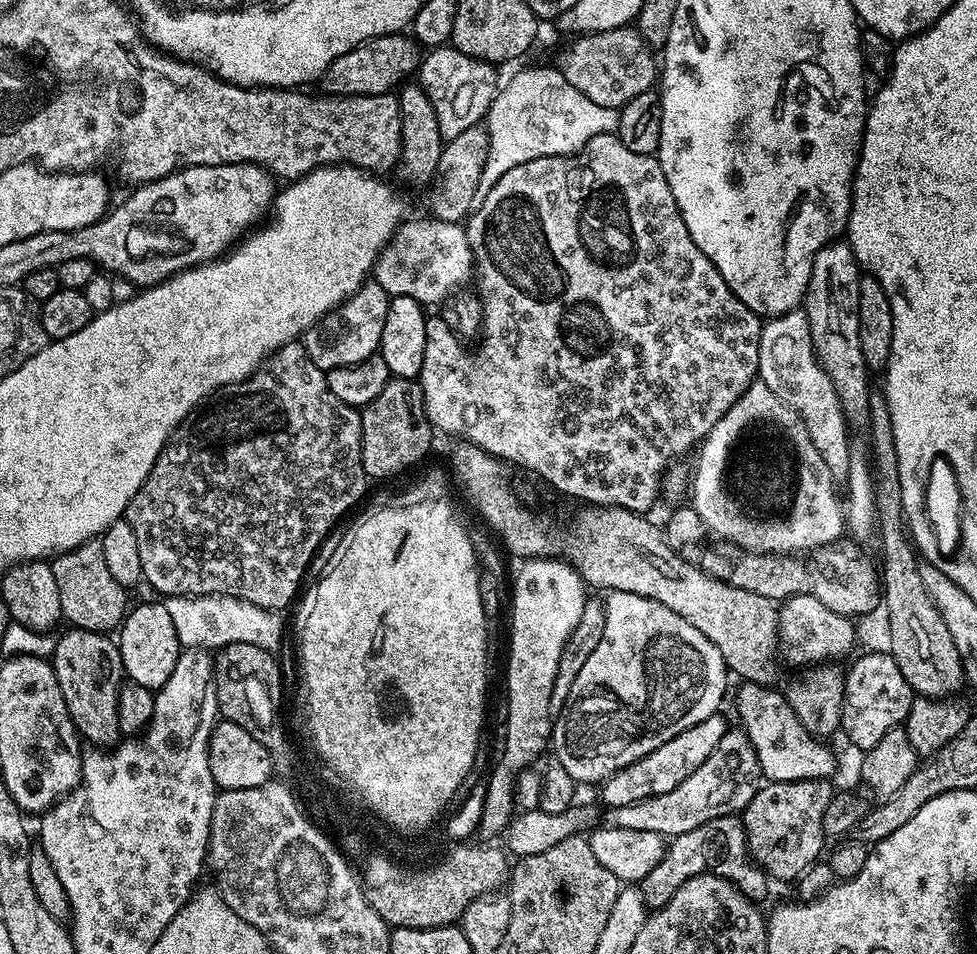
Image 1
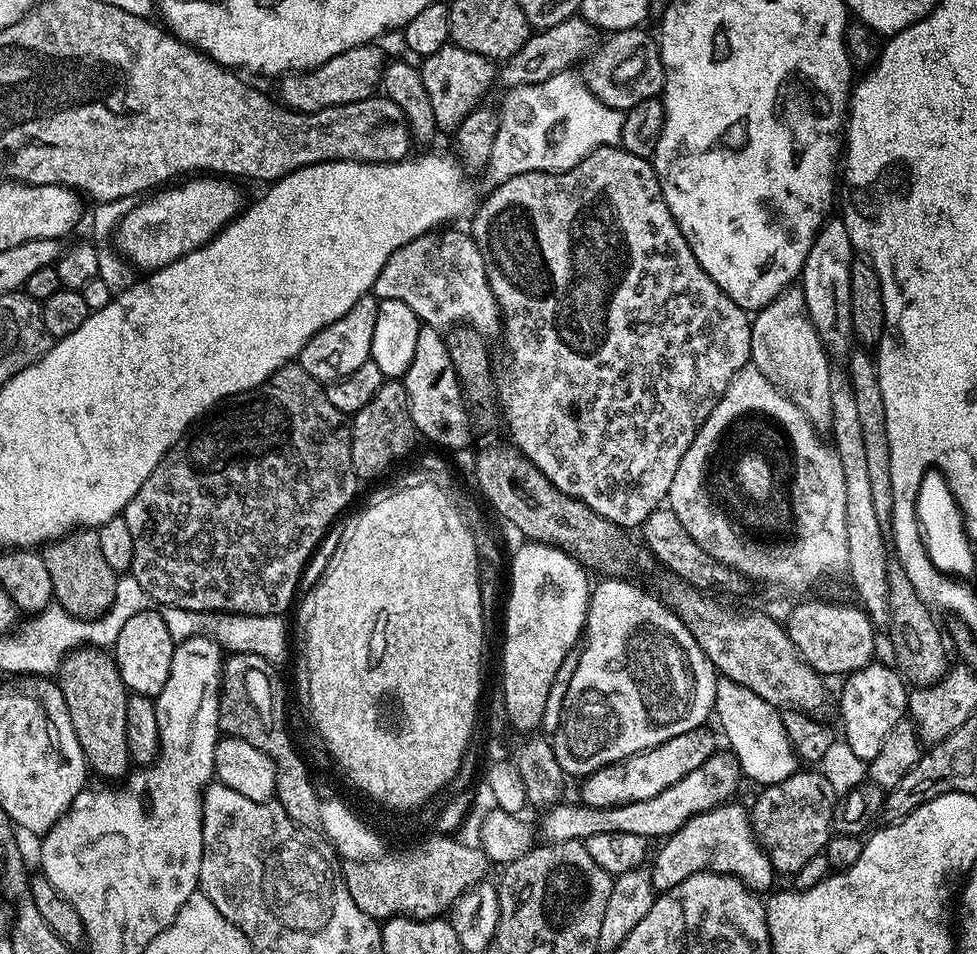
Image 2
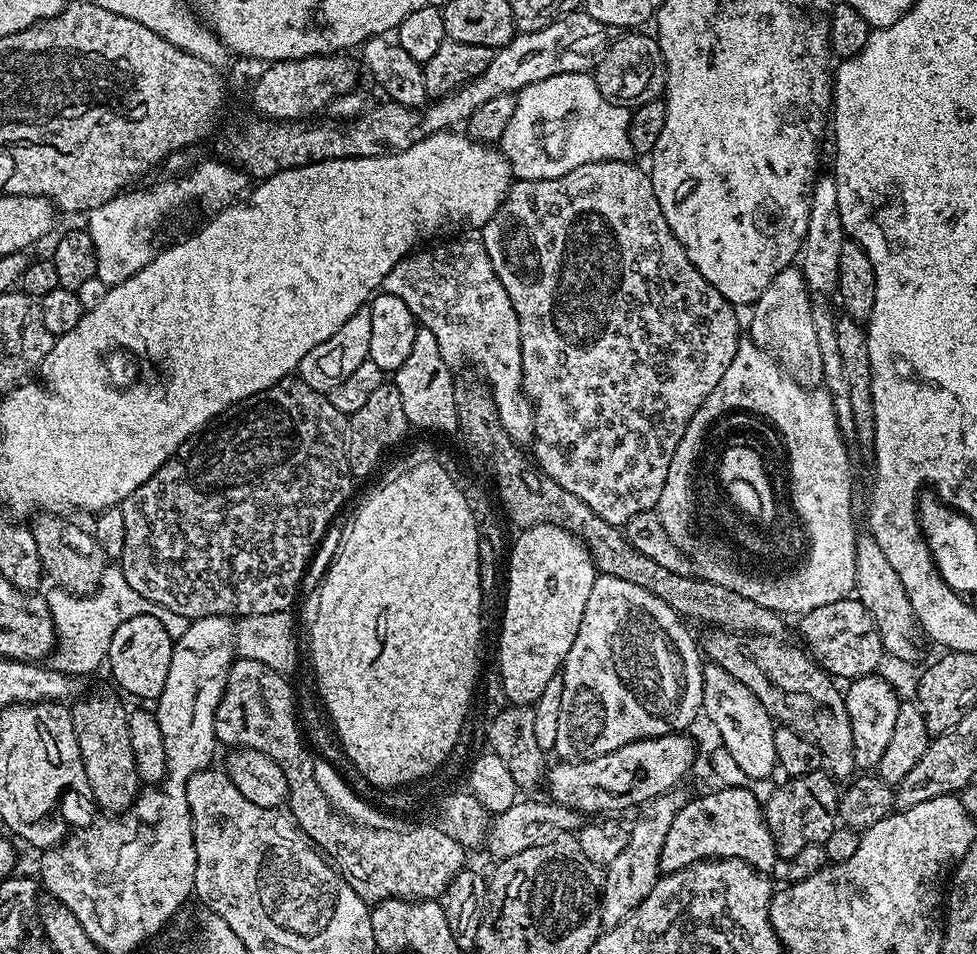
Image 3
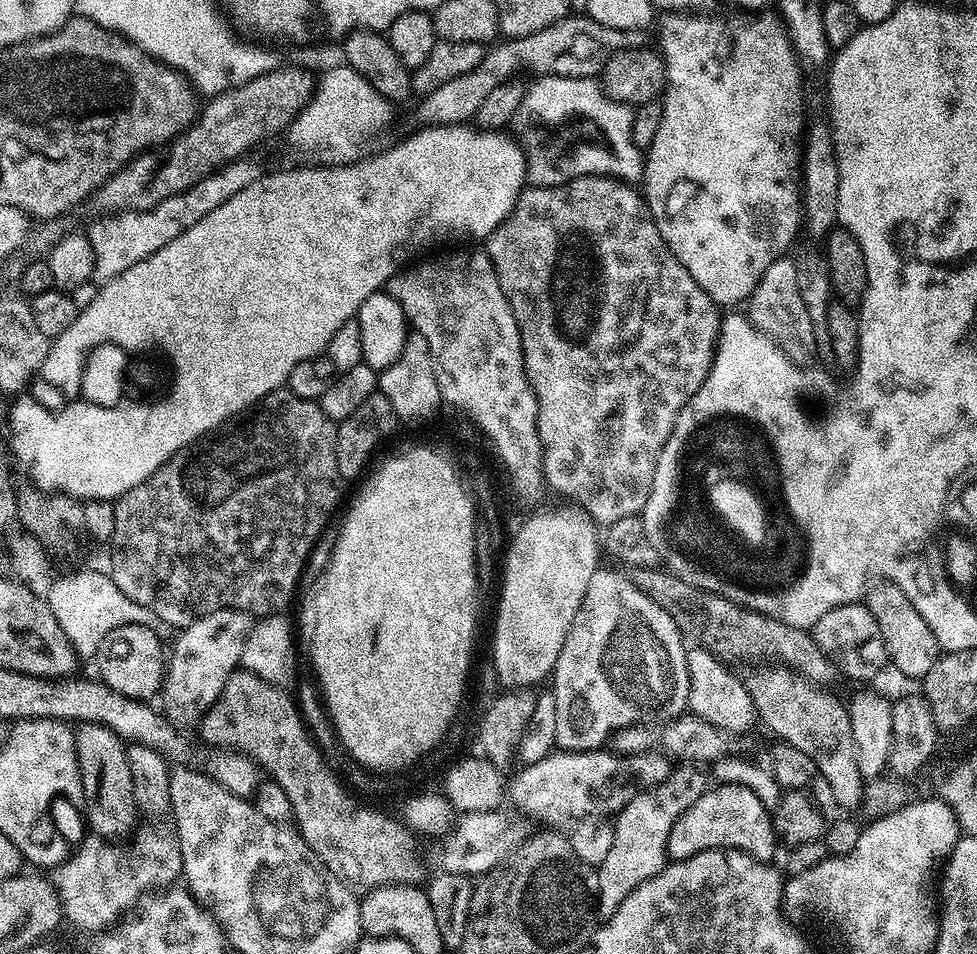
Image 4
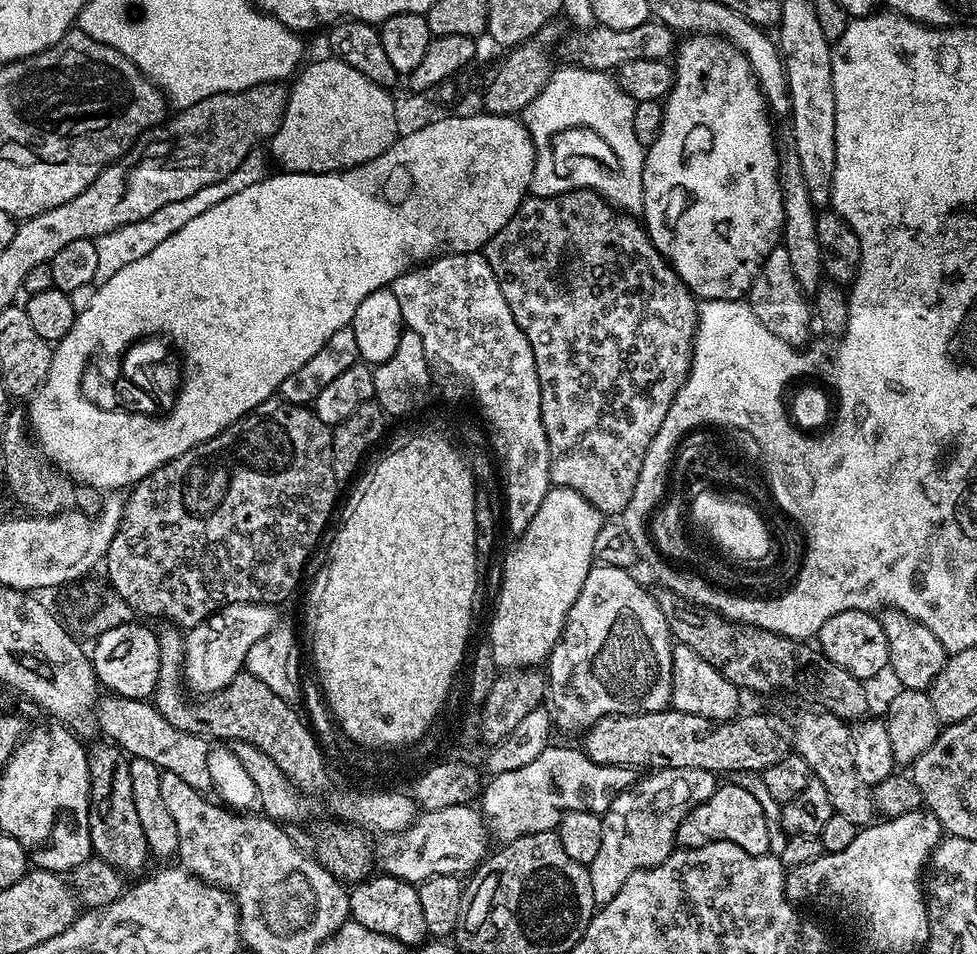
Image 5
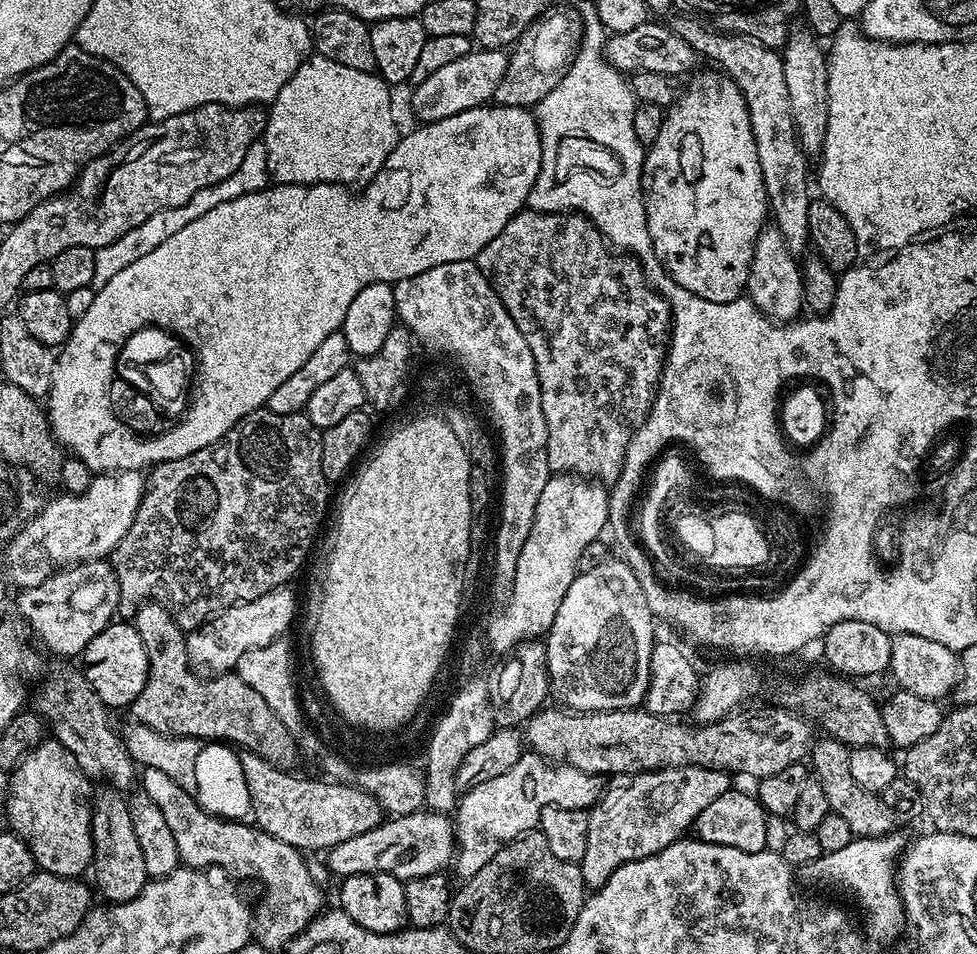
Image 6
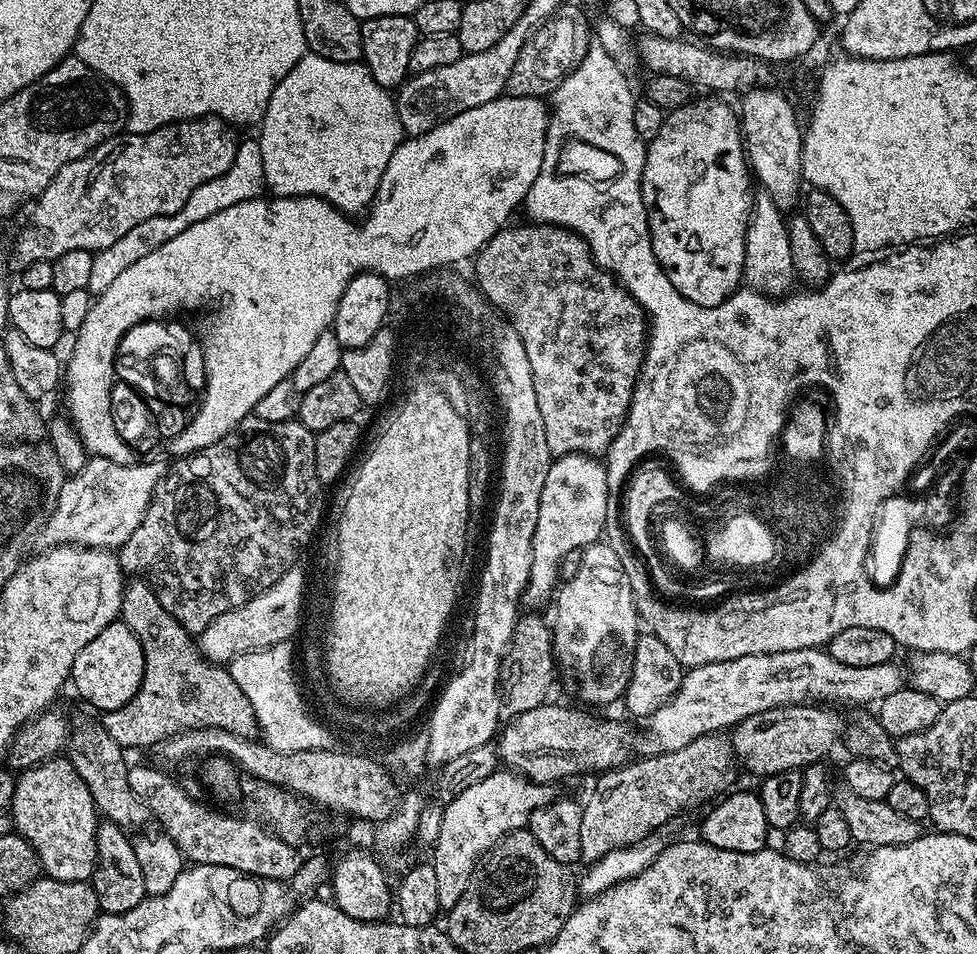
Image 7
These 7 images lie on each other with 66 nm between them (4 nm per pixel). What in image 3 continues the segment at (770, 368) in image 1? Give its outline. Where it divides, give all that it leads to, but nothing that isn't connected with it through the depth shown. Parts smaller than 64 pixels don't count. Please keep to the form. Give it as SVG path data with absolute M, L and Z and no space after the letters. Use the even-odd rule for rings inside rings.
M799 267L783 268L770 282L752 306L750 318L749 341L759 346L762 352L768 352L777 361L781 371L794 378L797 387L819 387L823 381L822 353L819 349L819 341L812 317L812 298L805 282L804 273Z

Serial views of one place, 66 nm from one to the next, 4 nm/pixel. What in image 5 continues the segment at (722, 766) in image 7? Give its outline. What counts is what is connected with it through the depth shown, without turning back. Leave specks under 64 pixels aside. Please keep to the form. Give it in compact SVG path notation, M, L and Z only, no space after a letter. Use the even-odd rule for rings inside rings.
M693 768L657 769L645 776L648 777L637 779L631 787L617 793L611 806L601 815L602 843L594 857L594 862L587 865L590 886L594 890L597 905L610 902L610 898L614 898L614 894L618 894L618 890L622 890L622 886L626 882L626 878L630 878L630 874L643 868L658 866L668 858L675 849L677 828L681 825L683 818L694 806L700 805L710 798L718 787L718 778L715 773Z

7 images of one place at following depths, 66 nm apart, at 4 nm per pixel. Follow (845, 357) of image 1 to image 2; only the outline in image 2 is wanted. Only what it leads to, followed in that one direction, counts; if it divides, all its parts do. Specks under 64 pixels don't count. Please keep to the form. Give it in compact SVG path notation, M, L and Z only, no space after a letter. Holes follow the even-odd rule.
M829 218L814 238L810 250L806 254L804 269L798 277L799 287L803 289L809 316L813 320L817 333L829 353L849 351L848 343L853 343L852 303L850 294L850 270L854 259L854 249L850 242L850 234L846 230L843 219Z

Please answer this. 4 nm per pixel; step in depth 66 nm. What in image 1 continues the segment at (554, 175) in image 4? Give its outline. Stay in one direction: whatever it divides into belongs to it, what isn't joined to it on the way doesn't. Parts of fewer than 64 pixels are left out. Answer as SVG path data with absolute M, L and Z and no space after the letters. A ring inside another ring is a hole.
M559 67L524 68L508 85L497 91L494 102L486 117L486 127L490 138L490 150L486 154L486 170L482 170L482 179L478 181L478 197L490 194L494 182L506 174L506 170L514 170L514 166L522 166L522 162L534 162L534 158L546 158L559 155L570 156L590 138L607 132L615 133L620 113L615 108L598 106L598 102L585 100L582 93L574 90L570 82L560 73Z

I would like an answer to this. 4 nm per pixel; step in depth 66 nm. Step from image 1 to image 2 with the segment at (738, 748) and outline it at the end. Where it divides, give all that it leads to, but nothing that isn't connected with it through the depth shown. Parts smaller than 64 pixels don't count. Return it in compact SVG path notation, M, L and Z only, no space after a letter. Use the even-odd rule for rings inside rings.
M713 751L705 764L698 766L698 770L690 770L686 778L674 782L662 794L654 794L654 798L646 798L642 802L630 802L622 806L609 808L590 808L583 802L568 804L561 802L553 804L543 813L538 824L538 836L543 843L557 844L567 840L586 841L594 834L621 832L622 834L638 834L645 838L660 836L667 838L677 832L687 820L705 812L710 808L731 801L736 792L736 783L742 780L740 765L731 751Z

